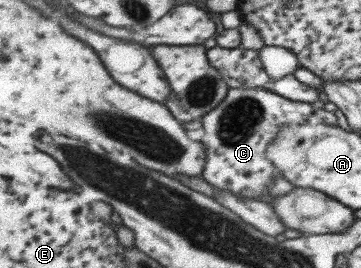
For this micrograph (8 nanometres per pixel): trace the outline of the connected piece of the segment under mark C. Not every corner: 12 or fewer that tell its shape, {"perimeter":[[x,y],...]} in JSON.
{"perimeter":[[260,87],[230,88],[198,120],[202,179],[252,200],[280,170],[264,154],[290,123],[334,112]]}

